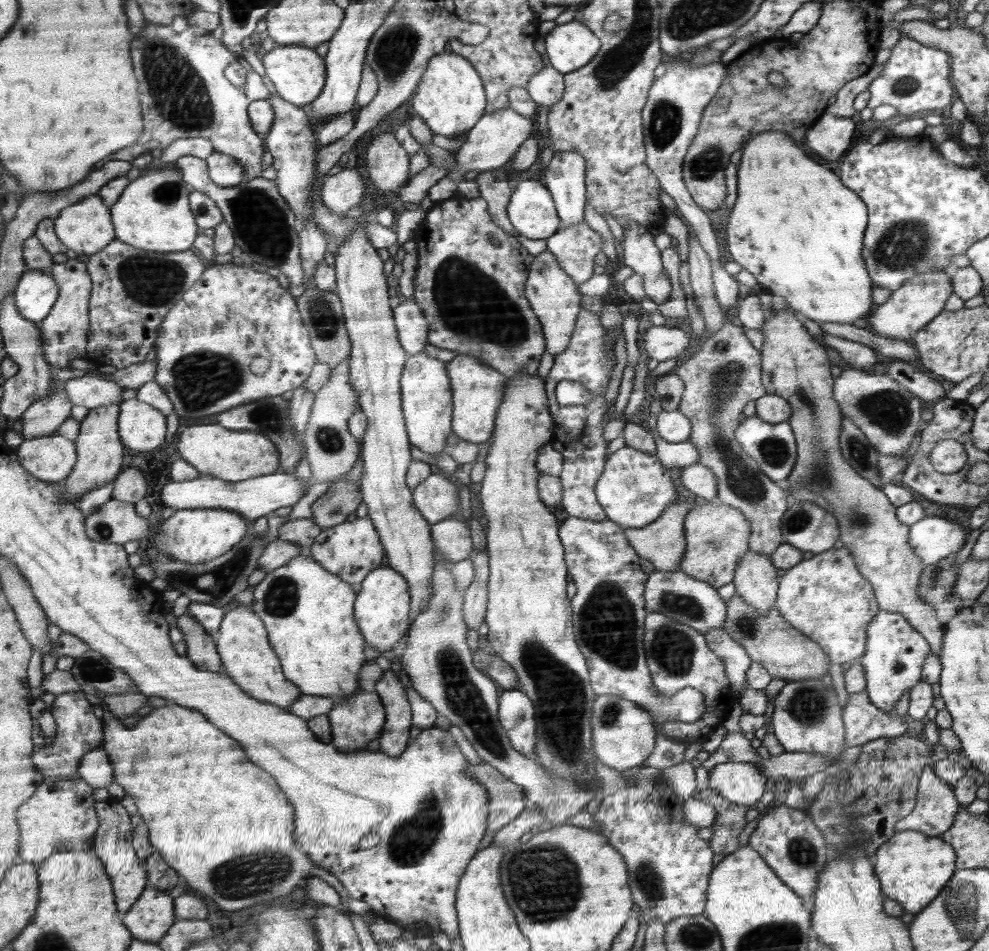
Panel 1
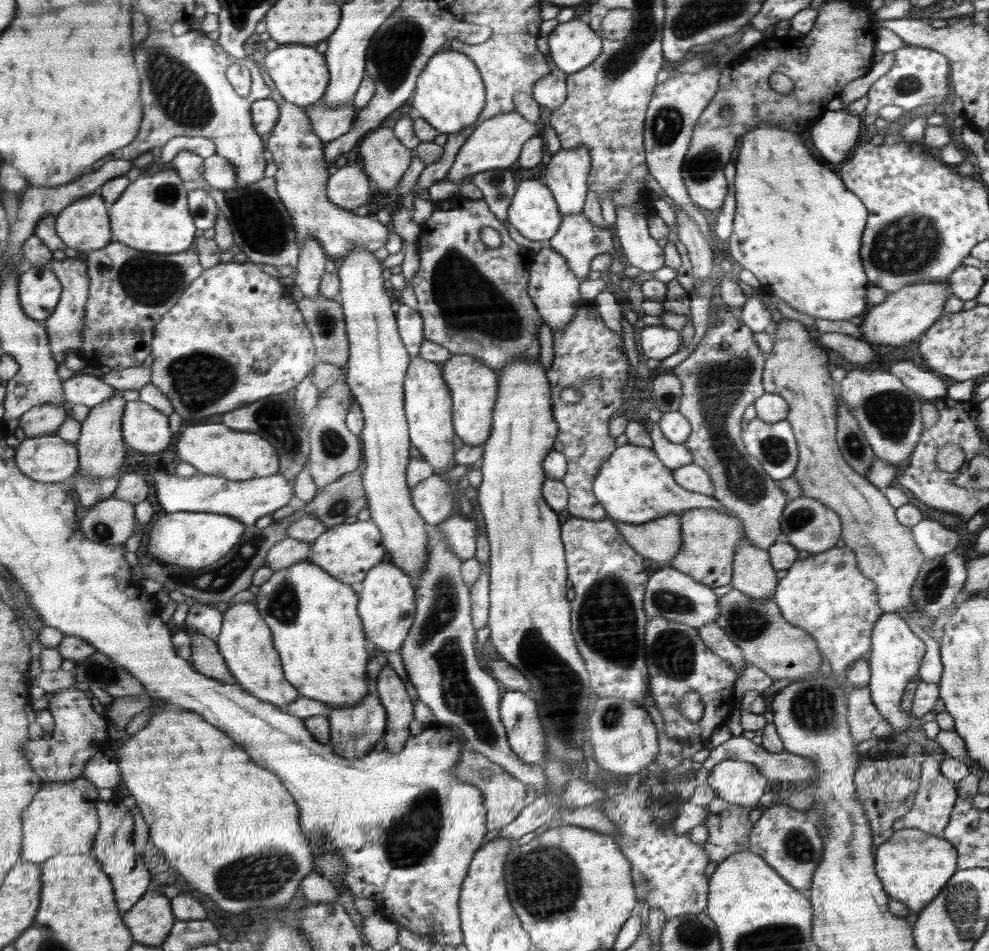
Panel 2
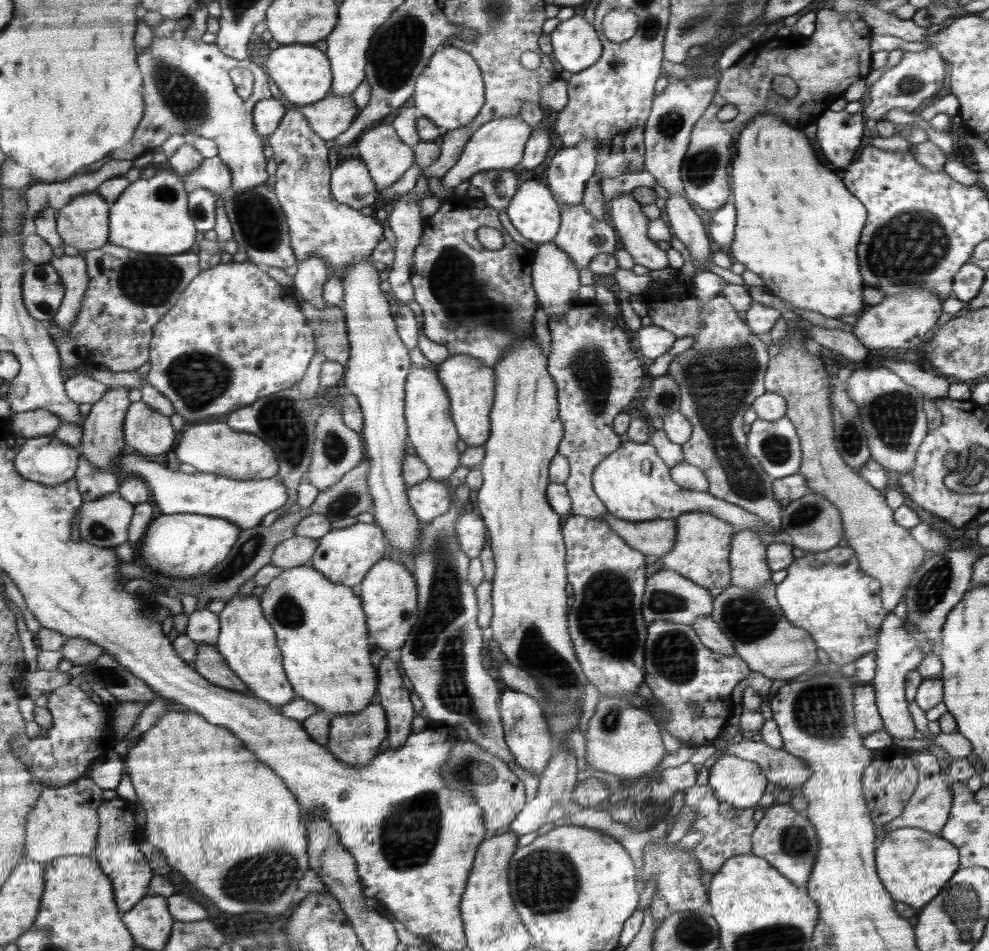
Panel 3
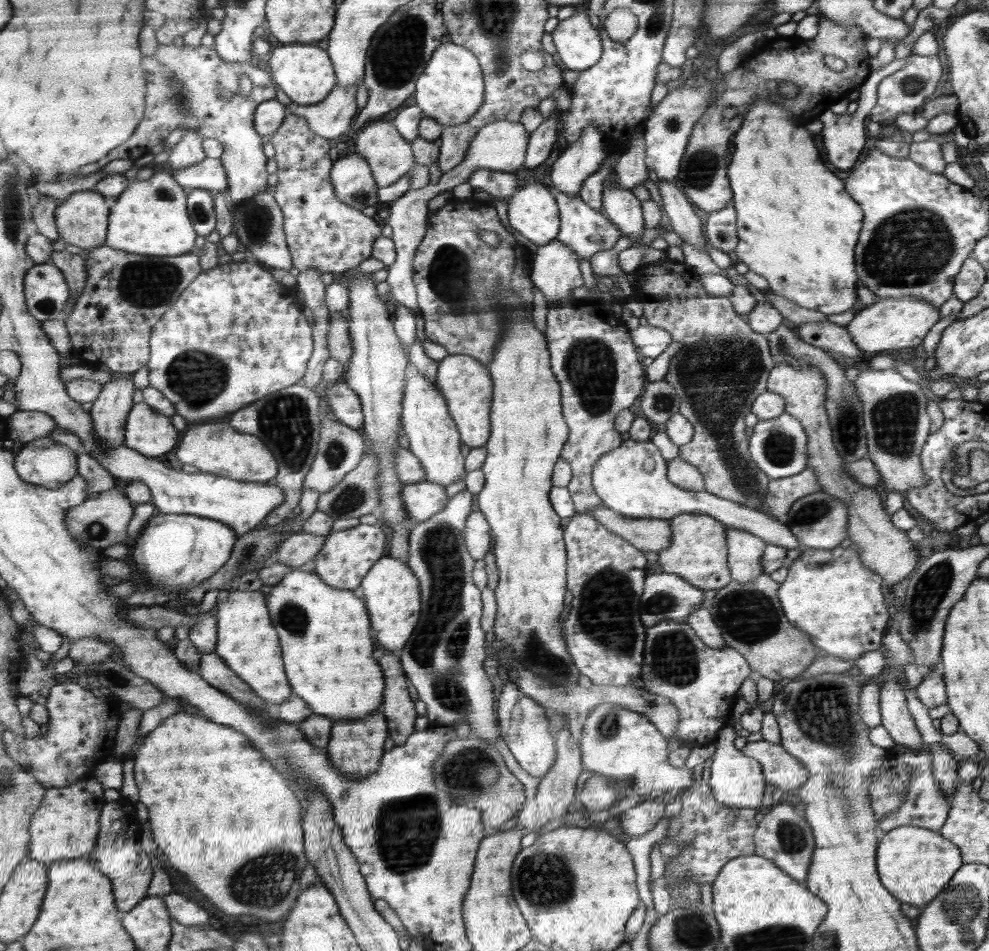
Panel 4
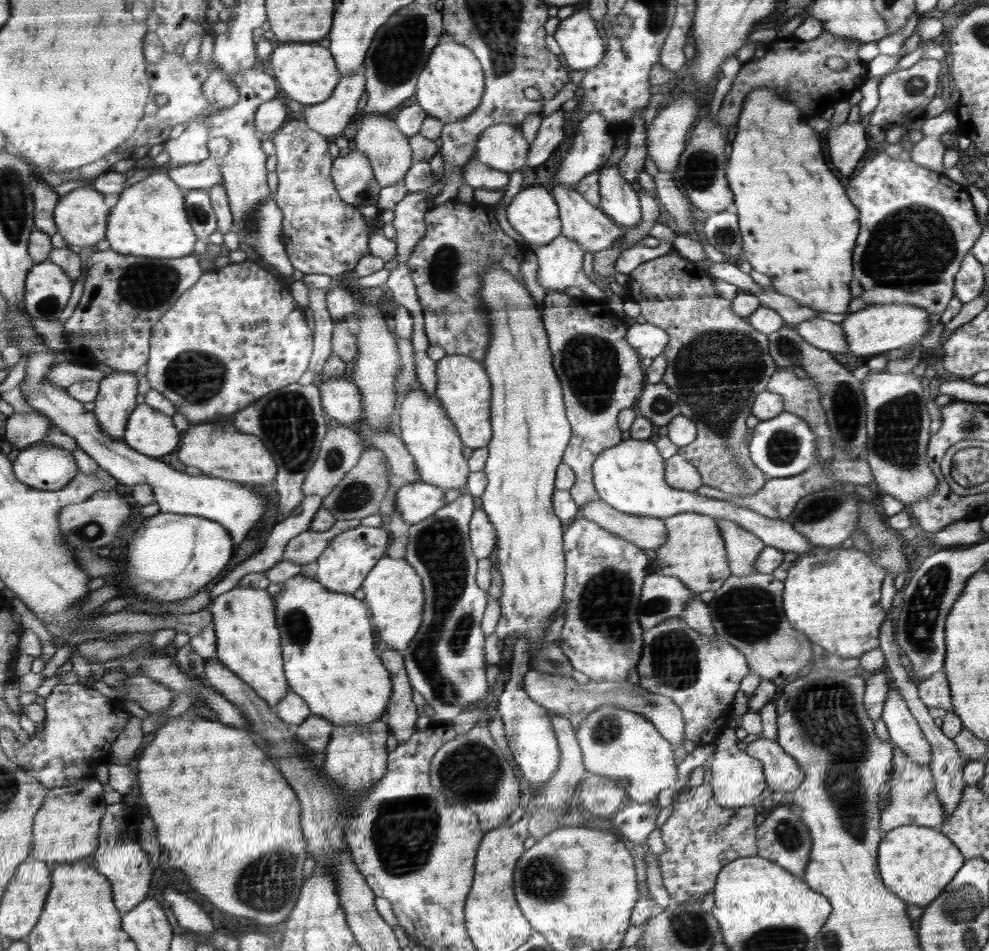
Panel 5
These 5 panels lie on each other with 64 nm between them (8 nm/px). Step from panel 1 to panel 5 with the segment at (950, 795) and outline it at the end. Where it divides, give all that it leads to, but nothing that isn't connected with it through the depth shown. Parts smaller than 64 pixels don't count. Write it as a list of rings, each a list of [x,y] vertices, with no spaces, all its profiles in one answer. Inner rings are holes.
[[[896,747],[895,771],[892,772],[890,785],[892,785],[892,800],[888,807],[884,807],[880,824],[883,832],[890,832],[900,825],[920,825],[939,828],[944,823],[944,807],[938,800],[935,788],[935,780],[929,764],[912,762],[905,752]]]

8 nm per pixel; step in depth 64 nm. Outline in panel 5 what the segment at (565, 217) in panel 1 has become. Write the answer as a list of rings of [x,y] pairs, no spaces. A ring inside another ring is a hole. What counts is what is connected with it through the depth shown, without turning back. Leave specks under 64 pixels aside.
[[[592,112],[578,130],[573,133],[572,148],[556,173],[556,184],[574,190],[581,178],[597,174],[615,148],[614,138],[600,112]]]

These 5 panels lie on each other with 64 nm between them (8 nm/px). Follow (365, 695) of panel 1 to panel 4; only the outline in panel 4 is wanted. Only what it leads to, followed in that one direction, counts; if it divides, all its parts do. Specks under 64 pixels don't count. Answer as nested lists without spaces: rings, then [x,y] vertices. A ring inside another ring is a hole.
[[[377,708],[364,718],[334,722],[326,752],[339,772],[343,772],[344,776],[351,777],[352,780],[361,780],[377,770],[384,755],[384,742],[390,732],[386,719],[381,709]]]

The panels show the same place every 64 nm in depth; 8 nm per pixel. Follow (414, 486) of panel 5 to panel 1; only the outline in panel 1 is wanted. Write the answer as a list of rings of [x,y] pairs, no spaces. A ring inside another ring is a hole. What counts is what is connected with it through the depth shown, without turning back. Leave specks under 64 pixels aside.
[[[435,470],[414,490],[415,507],[433,525],[458,512],[458,488]]]

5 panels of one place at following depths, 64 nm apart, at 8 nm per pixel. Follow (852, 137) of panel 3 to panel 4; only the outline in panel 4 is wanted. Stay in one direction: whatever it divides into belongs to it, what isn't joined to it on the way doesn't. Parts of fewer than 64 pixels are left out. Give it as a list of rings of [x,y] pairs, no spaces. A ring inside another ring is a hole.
[[[906,56],[906,58],[900,58],[900,60],[894,59],[891,63],[886,66],[882,66],[880,70],[873,72],[868,79],[863,82],[862,87],[859,90],[858,96],[855,97],[858,103],[858,110],[850,115],[848,112],[843,115],[837,115],[830,109],[827,109],[820,116],[820,122],[823,124],[822,128],[822,140],[824,140],[824,146],[826,146],[826,154],[828,154],[828,160],[836,166],[835,170],[838,170],[838,174],[845,174],[850,170],[858,159],[863,156],[862,151],[864,150],[866,142],[866,131],[864,131],[864,121],[866,117],[870,115],[870,111],[874,109],[878,96],[876,96],[876,88],[880,85],[880,81],[884,78],[891,76],[896,71],[902,69],[912,60],[913,56]]]

